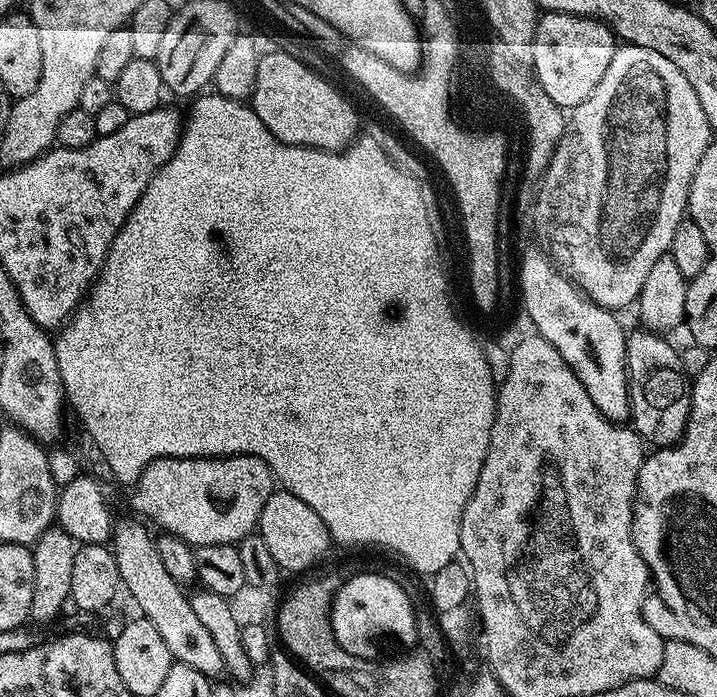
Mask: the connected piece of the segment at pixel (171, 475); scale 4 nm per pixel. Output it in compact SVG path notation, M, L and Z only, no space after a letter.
M191 456L190 458L158 458L151 460L146 466L146 470L142 470L140 480L134 486L136 492L136 508L141 512L139 515L145 521L153 520L167 535L177 536L186 543L201 548L202 546L214 546L215 544L234 544L239 545L240 541L253 535L257 531L260 523L260 515L262 514L262 506L266 506L266 502L272 497L274 491L274 477L271 470L266 466L266 462L262 462L262 458L257 456Z

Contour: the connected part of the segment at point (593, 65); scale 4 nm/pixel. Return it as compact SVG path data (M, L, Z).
M545 11L536 21L530 68L550 99L558 107L571 110L590 98L590 90L602 82L602 74L606 74L606 66L610 66L617 47L617 37L603 20Z

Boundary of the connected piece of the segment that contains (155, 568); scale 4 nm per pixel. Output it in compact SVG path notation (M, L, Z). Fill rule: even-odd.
M117 519L110 539L123 591L132 595L133 602L140 607L139 615L158 626L158 634L162 634L175 663L190 666L203 676L216 678L225 669L222 654L218 654L218 646L214 646L214 638L210 638L206 626L198 622L198 614L194 614L189 593L177 580L170 578L162 557L158 555L153 533L148 533L143 528L145 525L139 519L136 520Z

